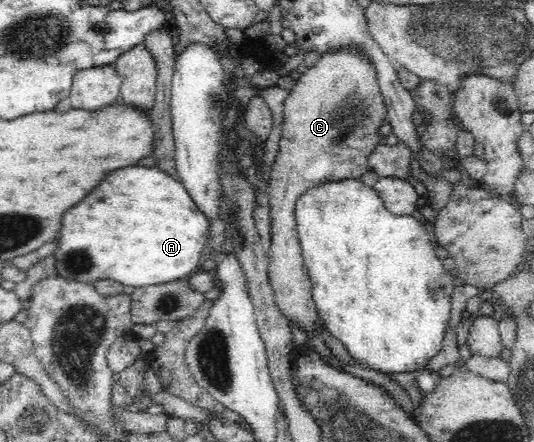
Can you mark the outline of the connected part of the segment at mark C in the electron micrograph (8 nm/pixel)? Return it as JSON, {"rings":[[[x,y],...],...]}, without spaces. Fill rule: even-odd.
{"rings":[[[340,48],[334,52],[326,52],[318,56],[312,67],[305,67],[296,85],[288,92],[284,101],[284,118],[282,136],[278,146],[278,154],[271,164],[269,178],[269,209],[272,219],[272,244],[268,248],[269,285],[273,287],[275,303],[280,313],[288,320],[293,320],[300,328],[318,335],[316,324],[321,318],[315,308],[312,297],[312,284],[306,263],[302,257],[302,246],[297,232],[295,216],[296,200],[310,188],[320,186],[322,181],[359,180],[370,170],[368,155],[378,144],[380,126],[385,119],[386,109],[377,81],[374,65],[367,56],[363,56],[357,48]]]}

